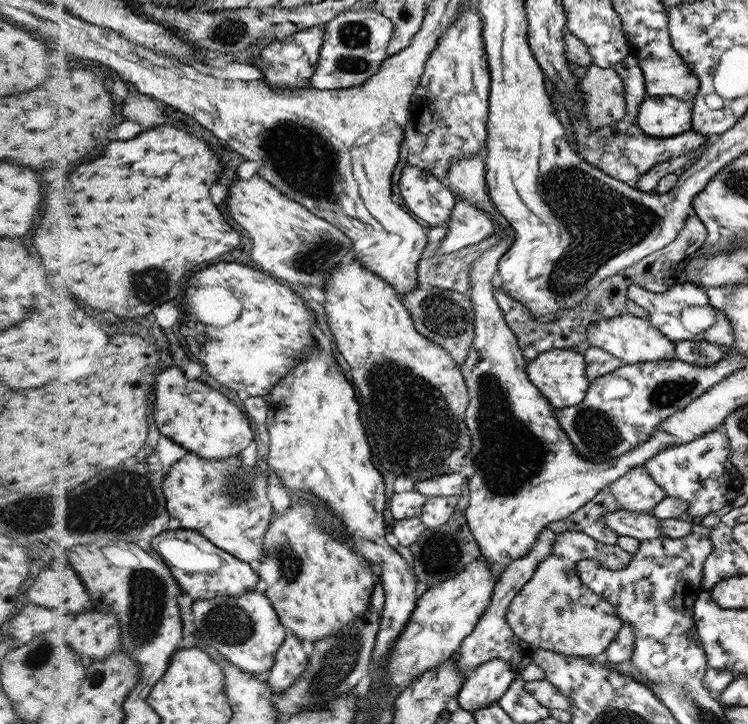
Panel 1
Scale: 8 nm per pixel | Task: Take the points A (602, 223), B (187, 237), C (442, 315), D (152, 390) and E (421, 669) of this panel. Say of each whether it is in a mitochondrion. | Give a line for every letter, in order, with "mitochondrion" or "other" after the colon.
A: mitochondrion
B: other
C: mitochondrion
D: other
E: other

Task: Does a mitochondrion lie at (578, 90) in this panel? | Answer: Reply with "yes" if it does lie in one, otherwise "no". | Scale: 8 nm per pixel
no

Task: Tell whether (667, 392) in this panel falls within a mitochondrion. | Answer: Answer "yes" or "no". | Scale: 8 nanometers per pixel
yes

